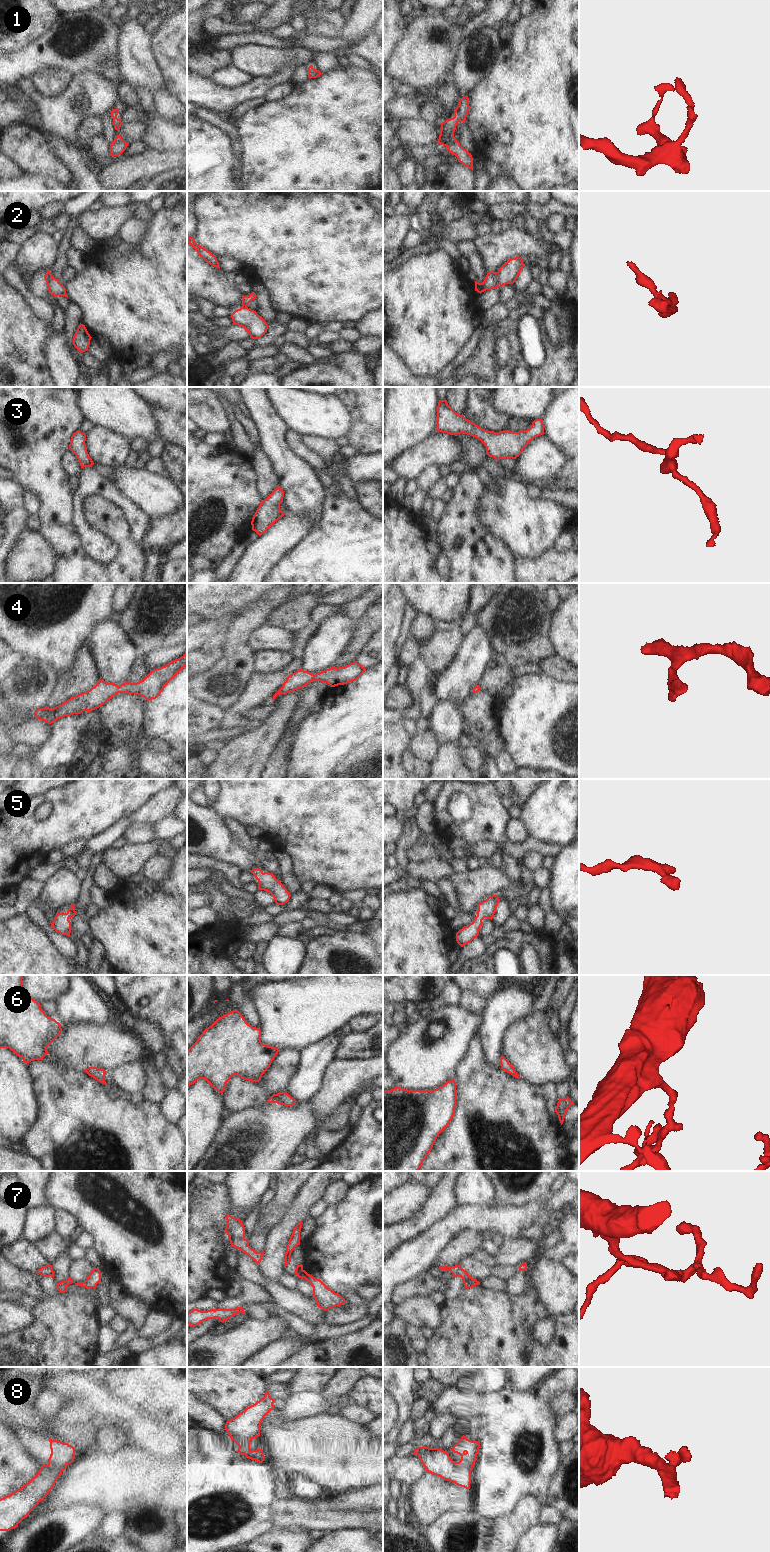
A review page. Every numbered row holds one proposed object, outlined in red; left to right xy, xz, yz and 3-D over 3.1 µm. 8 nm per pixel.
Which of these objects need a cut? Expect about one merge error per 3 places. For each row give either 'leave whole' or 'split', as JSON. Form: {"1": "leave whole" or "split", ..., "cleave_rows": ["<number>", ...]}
{"1": "leave whole", "2": "split", "3": "leave whole", "4": "leave whole", "5": "leave whole", "6": "leave whole", "7": "leave whole", "8": "split", "cleave_rows": ["2", "8"]}

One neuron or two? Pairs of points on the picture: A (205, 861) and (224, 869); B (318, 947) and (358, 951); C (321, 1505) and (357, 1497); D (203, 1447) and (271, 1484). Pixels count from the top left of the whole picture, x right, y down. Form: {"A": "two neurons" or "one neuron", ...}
{"A": "one neuron", "B": "one neuron", "C": "one neuron", "D": "one neuron"}

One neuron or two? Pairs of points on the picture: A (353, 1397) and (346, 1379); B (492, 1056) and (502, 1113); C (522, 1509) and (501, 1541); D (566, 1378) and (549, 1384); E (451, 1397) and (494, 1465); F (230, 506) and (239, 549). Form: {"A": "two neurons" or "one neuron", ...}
{"A": "two neurons", "B": "two neurons", "C": "one neuron", "D": "one neuron", "E": "one neuron", "F": "two neurons"}

